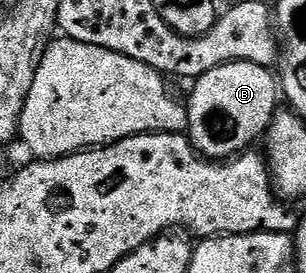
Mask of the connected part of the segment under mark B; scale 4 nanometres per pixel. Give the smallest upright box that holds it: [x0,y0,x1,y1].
[188,62,280,160]

